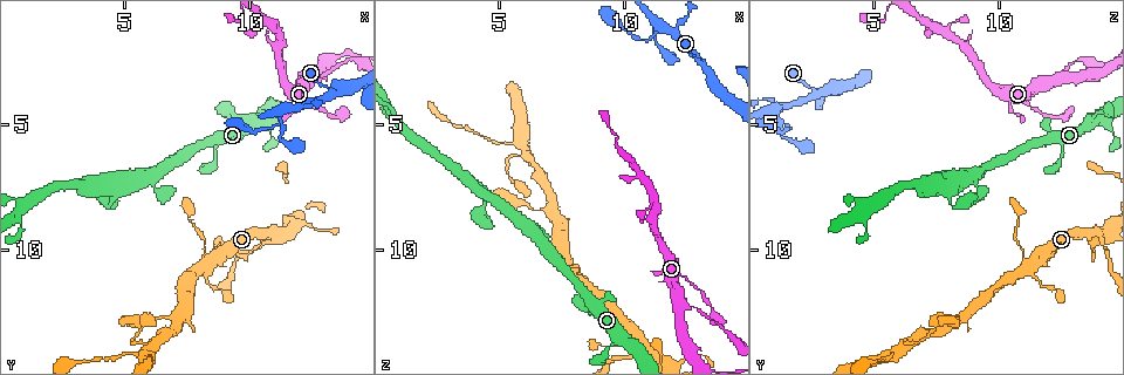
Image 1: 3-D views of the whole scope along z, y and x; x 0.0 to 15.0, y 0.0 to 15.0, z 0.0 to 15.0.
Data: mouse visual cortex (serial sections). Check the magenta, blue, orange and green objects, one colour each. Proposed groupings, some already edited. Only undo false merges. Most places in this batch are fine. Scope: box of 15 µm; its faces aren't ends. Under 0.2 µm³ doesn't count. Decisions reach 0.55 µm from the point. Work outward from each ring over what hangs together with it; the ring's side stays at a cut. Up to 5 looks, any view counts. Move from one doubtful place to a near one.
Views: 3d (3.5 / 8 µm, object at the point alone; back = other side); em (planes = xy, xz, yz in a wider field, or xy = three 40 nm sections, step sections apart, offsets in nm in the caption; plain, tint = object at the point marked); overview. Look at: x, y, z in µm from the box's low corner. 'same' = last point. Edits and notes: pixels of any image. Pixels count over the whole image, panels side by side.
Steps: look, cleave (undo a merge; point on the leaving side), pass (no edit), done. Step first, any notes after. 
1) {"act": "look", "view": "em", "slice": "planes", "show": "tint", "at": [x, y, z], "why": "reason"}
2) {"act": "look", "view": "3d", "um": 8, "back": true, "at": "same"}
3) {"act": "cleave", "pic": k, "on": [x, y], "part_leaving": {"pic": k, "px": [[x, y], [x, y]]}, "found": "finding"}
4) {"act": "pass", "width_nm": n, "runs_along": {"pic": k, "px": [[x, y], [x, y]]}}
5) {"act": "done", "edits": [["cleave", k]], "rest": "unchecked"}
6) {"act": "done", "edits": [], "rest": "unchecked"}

{"act": "look", "view": "3d", "um": 3.5, "at": [4.5, 8.3, 8.2], "why": "abrupt turn"}

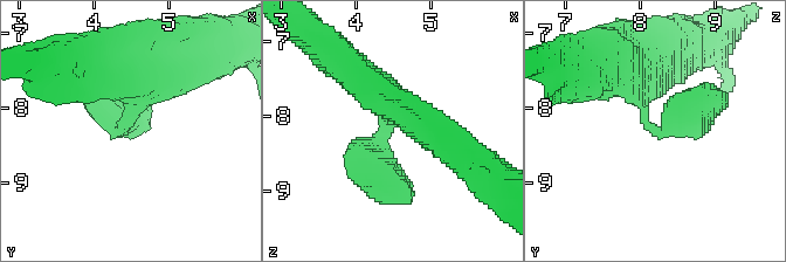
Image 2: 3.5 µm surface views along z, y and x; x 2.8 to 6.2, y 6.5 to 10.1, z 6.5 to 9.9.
{"act": "look", "view": "em", "slice": "xy", "step": 3, "show": "tint", "at": [4.40, 8.25, 8.20]}

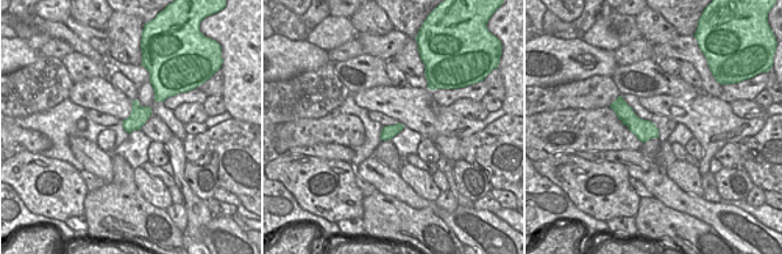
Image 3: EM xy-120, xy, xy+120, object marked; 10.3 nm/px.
{"act": "pass", "found": "one cell here"}

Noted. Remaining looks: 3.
{"act": "look", "view": "3d", "um": 8, "at": [11.0, 5.1, 1.5], "why": "sharp bend"}

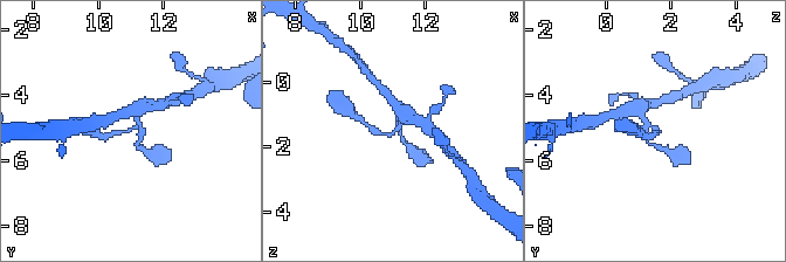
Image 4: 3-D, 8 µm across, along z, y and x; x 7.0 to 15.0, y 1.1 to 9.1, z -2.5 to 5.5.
{"act": "look", "view": "em", "slice": "xy", "step": 5, "show": "tint", "at": [10.9, 5.1, 1.7]}

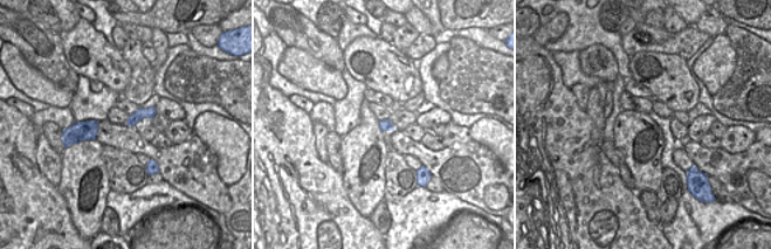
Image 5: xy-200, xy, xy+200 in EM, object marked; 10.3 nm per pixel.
{"act": "pass", "runs_along": {"pic": 4, "px": [[140, 110], [135, 128], [100, 136]]}, "found": "continuous, no second cell"}

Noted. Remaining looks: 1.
{"act": "done", "edits": [], "rest": "unchecked"}

